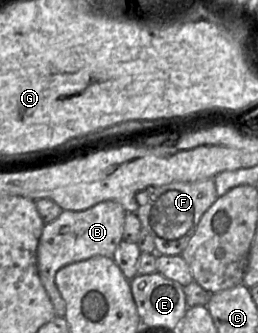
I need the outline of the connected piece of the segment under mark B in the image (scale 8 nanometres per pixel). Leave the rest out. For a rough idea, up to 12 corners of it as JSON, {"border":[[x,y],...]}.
{"border":[[102,201],[62,210],[44,225],[38,273],[58,317],[55,276],[94,256],[113,258],[124,207]]}

